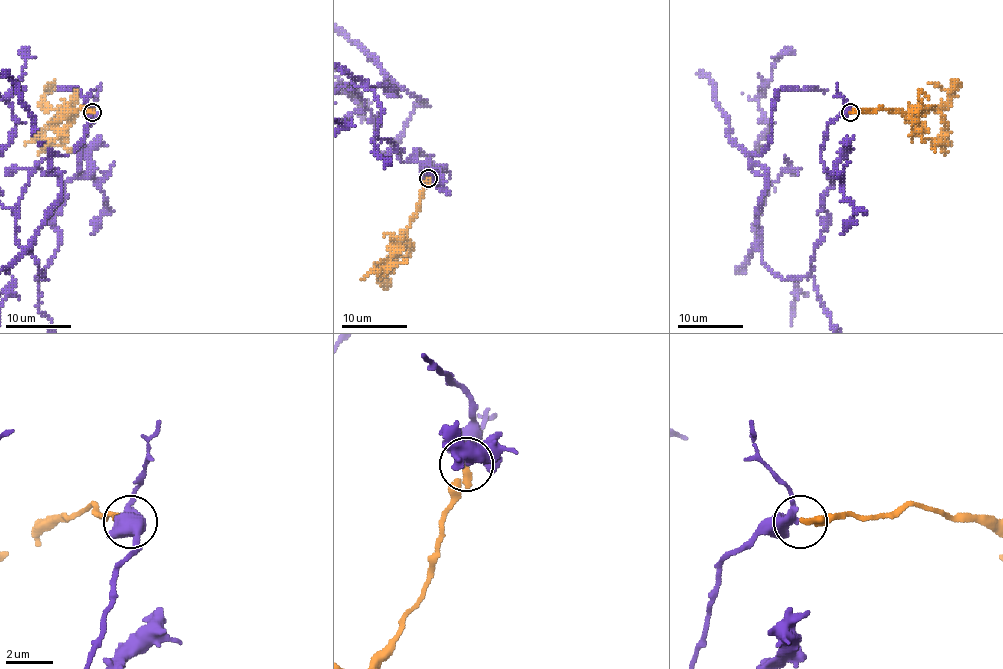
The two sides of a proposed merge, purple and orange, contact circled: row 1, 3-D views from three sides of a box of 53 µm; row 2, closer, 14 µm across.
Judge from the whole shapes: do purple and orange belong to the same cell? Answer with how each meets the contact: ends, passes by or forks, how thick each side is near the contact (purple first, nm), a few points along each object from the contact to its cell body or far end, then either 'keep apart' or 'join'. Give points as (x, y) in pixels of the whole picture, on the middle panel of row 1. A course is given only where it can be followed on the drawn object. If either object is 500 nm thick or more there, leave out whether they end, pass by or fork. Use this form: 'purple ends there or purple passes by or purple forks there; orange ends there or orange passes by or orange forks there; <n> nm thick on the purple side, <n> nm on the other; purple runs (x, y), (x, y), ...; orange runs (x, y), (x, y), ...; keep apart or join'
purple passes by; orange ends there; 480 nm thick on the purple side, 280 nm on the other; purple runs (427, 179), (416, 148), (386, 157), (395, 144), (378, 139), (375, 94); orange runs (427, 179), (416, 216), (404, 234), (398, 256), (382, 278), (386, 257); keep apart

